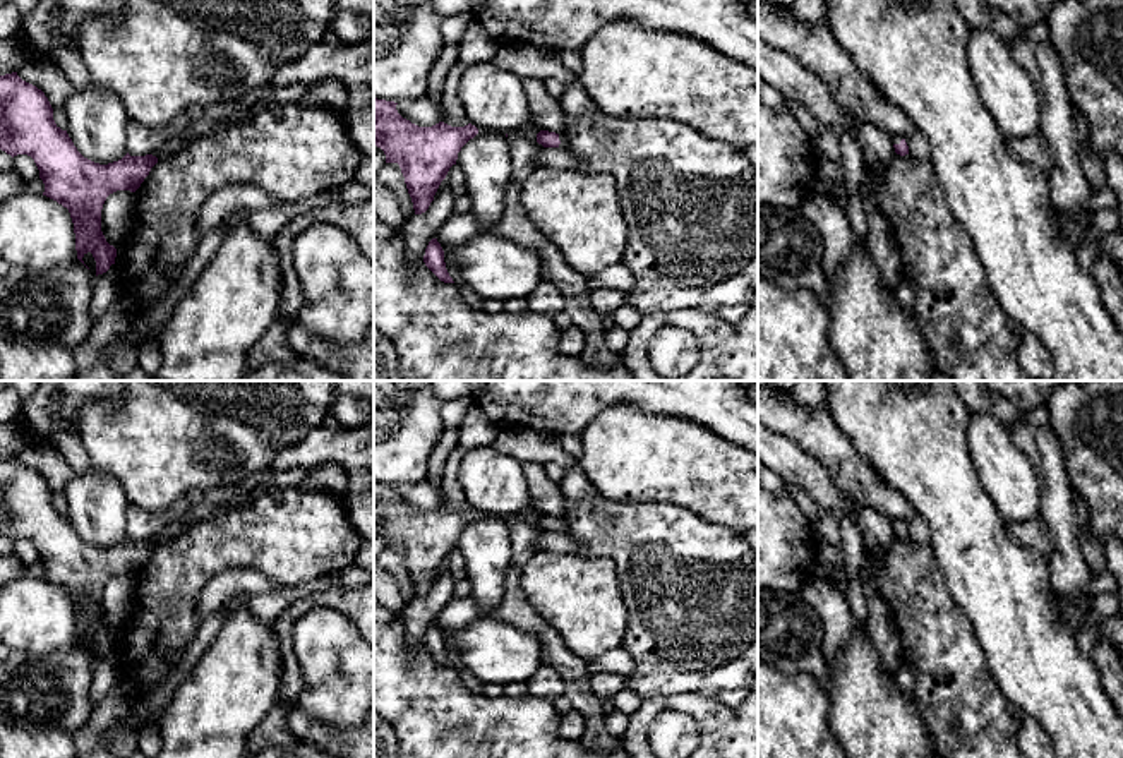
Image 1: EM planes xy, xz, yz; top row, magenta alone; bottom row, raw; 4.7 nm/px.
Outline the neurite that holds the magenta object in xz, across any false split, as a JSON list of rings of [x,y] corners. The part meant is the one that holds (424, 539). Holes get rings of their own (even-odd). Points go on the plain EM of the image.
[[[374,482],[374,530],[384,535],[386,547],[399,549],[415,599],[422,599],[449,552],[456,549],[458,537],[478,513],[471,508],[451,511],[444,506],[418,511],[403,502],[396,489]]]

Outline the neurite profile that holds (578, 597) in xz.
[[[538,550],[523,566],[519,587],[531,609],[561,636],[573,655],[590,660],[622,647],[628,611],[612,559]]]

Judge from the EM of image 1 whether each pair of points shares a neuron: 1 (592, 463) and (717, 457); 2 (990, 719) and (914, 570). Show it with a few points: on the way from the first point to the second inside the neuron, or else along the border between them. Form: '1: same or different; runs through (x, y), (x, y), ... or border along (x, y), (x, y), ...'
1: same; runs through (623, 460), (686, 460)
2: same; runs through (955, 681), (923, 607)

